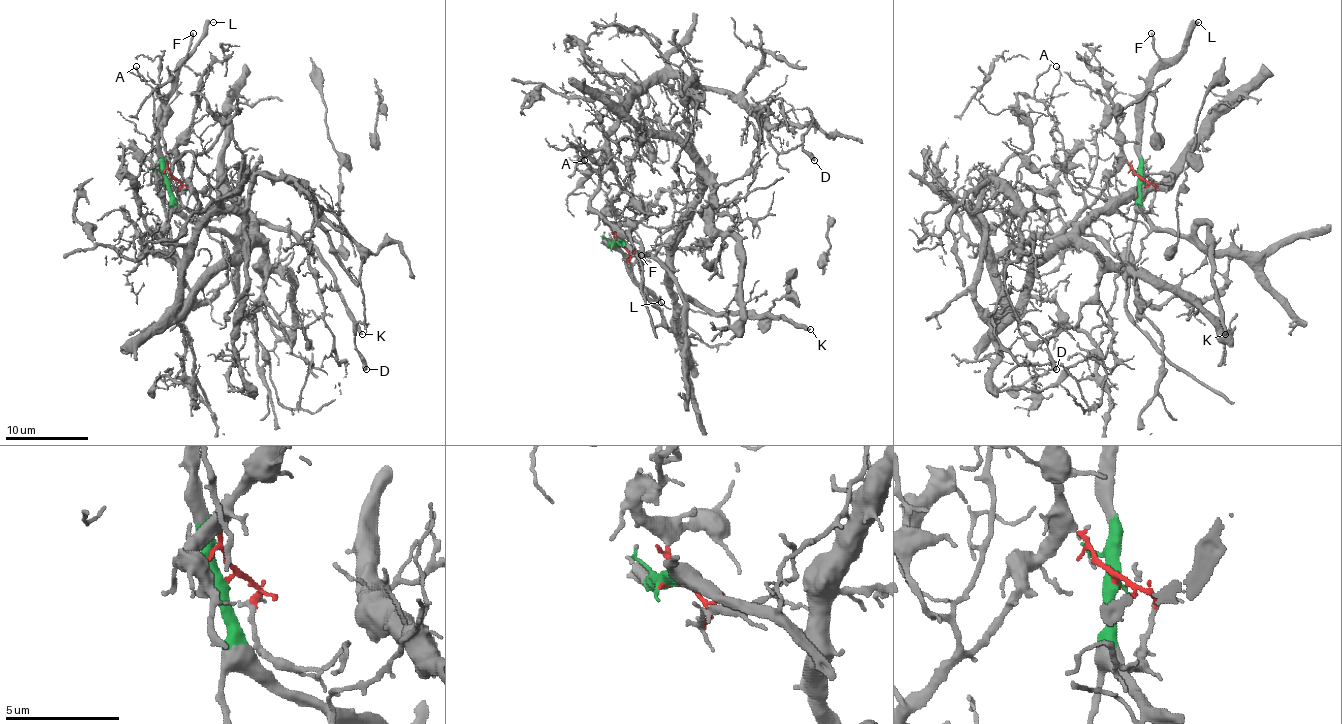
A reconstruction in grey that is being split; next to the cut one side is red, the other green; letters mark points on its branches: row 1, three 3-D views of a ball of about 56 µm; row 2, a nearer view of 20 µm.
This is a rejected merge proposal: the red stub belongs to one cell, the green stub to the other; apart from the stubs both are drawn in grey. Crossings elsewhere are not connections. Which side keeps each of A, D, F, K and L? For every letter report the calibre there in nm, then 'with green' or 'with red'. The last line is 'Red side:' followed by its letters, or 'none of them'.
A: 150 nm thick; with red
D: 420 nm thick; with red
F: 190 nm thick; with green
K: 300 nm thick; with green
L: 240 nm thick; with green
Red side: A, D

